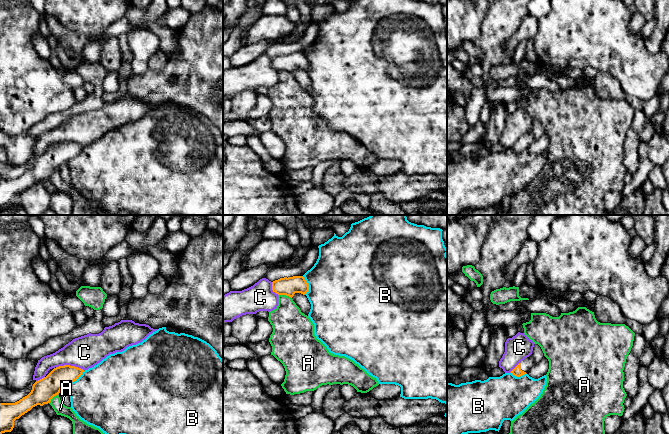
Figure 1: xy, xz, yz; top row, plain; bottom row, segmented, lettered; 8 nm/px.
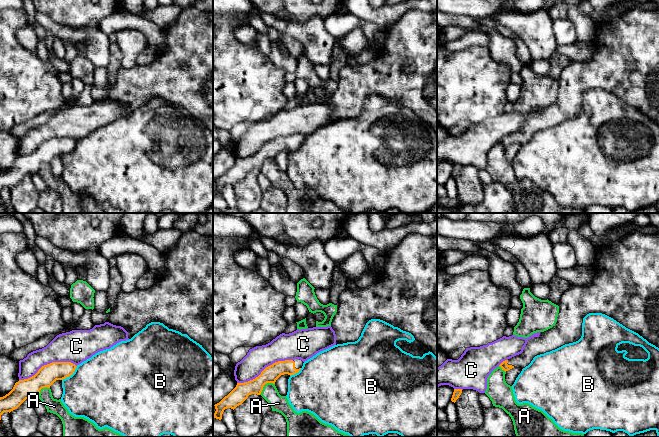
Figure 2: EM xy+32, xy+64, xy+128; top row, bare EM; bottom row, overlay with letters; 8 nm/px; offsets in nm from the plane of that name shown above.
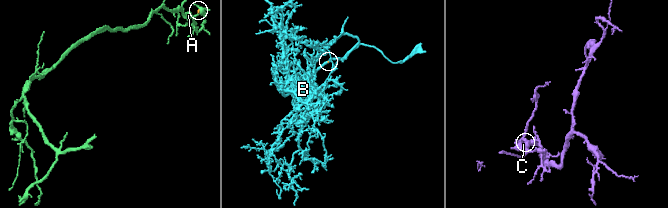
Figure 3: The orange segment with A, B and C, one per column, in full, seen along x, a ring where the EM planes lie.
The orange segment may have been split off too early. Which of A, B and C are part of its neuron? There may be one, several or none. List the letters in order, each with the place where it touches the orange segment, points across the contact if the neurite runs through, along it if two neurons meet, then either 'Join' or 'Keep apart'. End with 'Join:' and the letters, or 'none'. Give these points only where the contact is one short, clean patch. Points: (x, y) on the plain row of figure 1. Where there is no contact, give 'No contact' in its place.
A: Touches orange at xz (285, 70). Boundary: xz (278, 70), (284, 70), (291, 74). Keep apart
B: Touches orange at xz (307, 61). Boundary: xz (302, 52), (308, 62), (308, 67), (305, 70). Keep apart
C: Touches orange at xy (69, 141). Keep apart
Join: none

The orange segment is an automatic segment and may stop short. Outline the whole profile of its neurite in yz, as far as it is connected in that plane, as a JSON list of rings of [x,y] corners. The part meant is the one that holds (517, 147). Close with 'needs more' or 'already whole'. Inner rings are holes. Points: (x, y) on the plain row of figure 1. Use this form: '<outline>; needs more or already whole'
[[[534,120],[532,130],[521,137],[511,149],[516,153],[520,153],[526,150],[535,140],[539,139],[543,133],[544,129],[541,123],[538,120]]]; needs more

